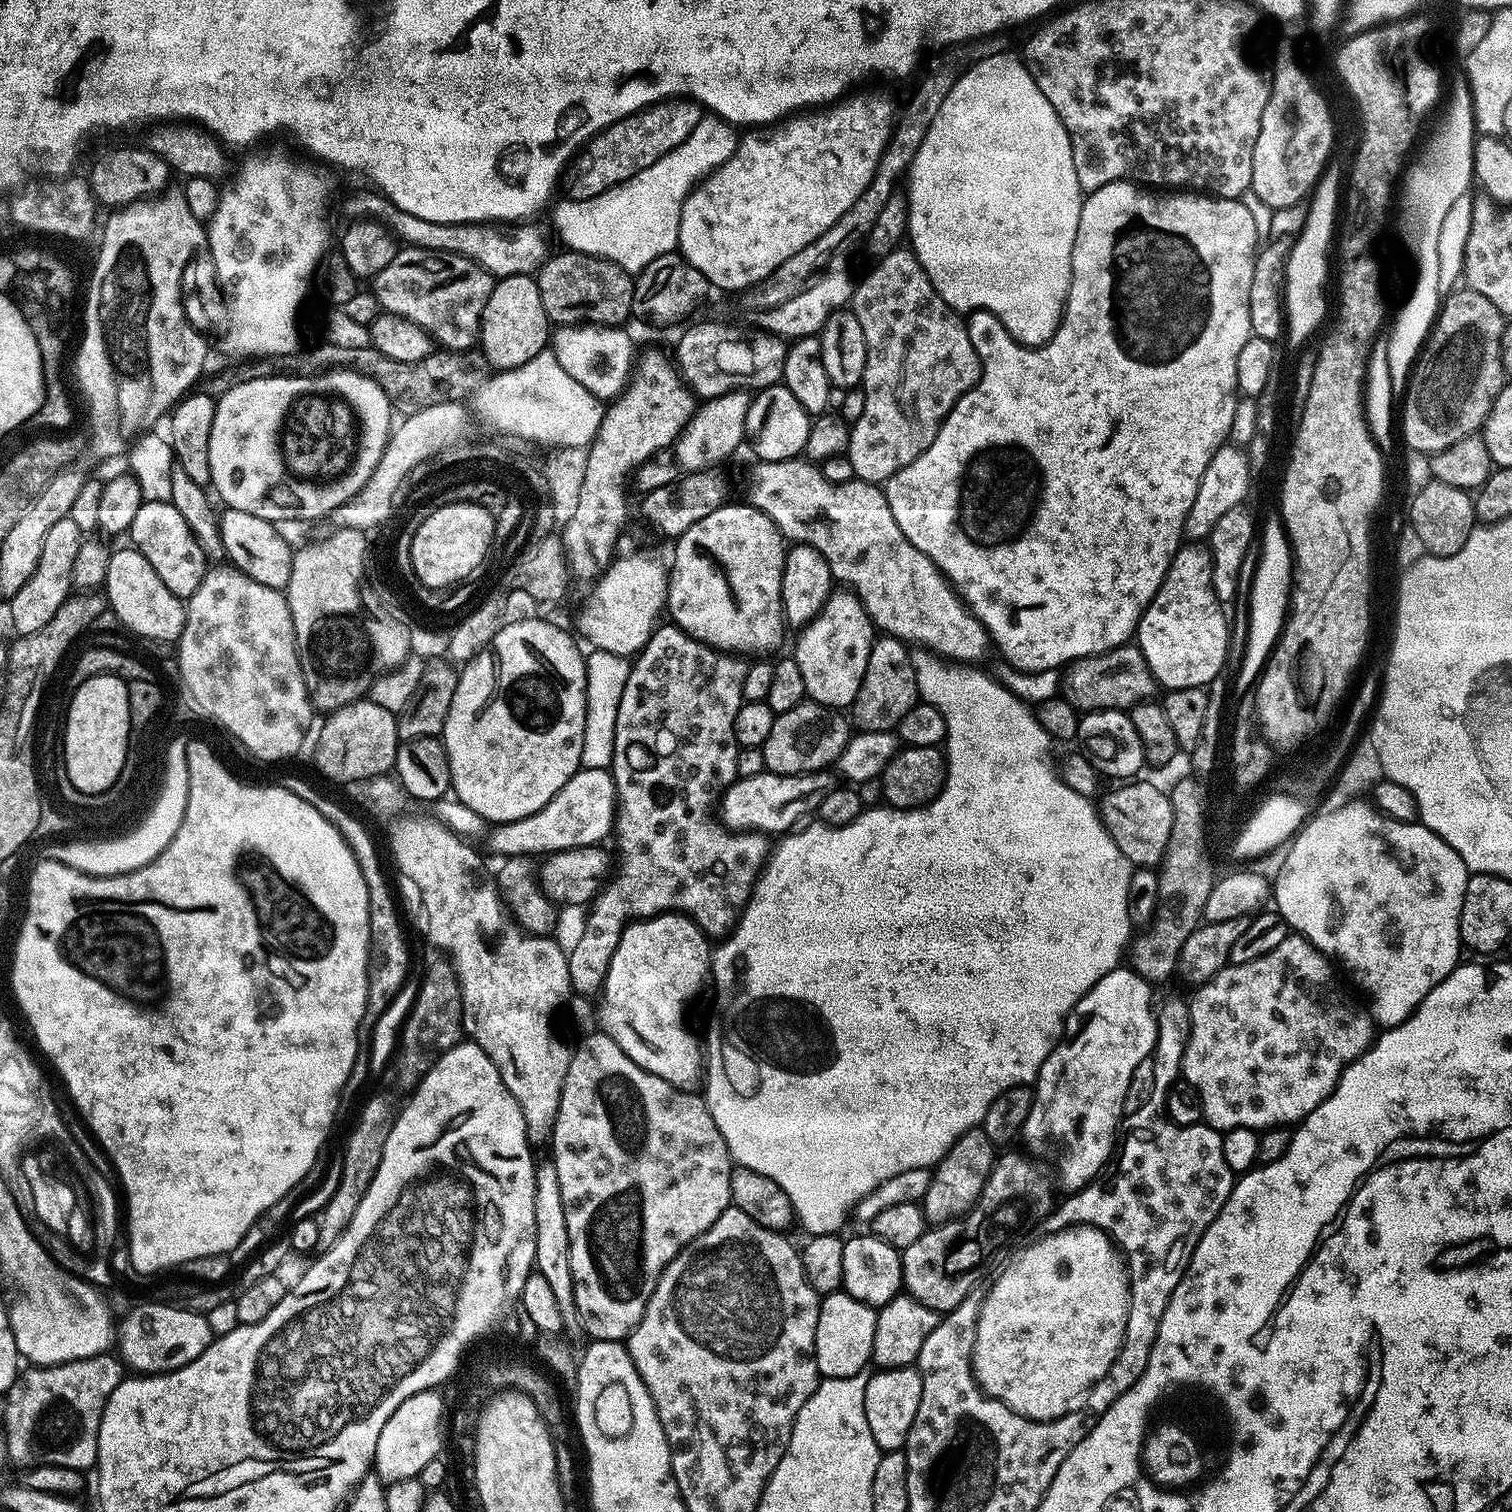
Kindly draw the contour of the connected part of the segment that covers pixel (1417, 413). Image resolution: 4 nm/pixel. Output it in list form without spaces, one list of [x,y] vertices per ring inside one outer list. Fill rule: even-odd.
[[[1479,290],[1448,292],[1444,296],[1428,339],[1420,349],[1407,380],[1404,400],[1404,440],[1416,452],[1435,454],[1462,442],[1462,438],[1477,435],[1506,383],[1504,363],[1501,360],[1501,334],[1504,316]]]

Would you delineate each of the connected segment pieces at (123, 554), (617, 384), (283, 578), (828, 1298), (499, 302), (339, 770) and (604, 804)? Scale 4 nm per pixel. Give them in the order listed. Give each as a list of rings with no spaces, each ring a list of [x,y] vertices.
[[[125,546],[118,550],[116,548],[111,553],[102,588],[106,593],[106,604],[110,612],[130,631],[137,632],[148,640],[179,641],[185,625],[185,601],[166,590],[166,582],[158,578],[154,566],[146,562],[146,558],[138,549]]]
[[[582,324],[579,326],[562,326],[556,330],[554,353],[574,381],[582,386],[601,402],[611,402],[619,396],[630,383],[634,372],[634,345],[627,337],[625,329],[620,326],[601,326]]]
[[[225,507],[223,511],[219,513],[219,518],[225,557],[254,582],[262,582],[271,588],[287,589],[294,548],[284,541],[283,534],[279,532],[281,529],[273,521],[258,518],[258,514],[246,514],[246,510]]]
[[[843,1290],[829,1292],[821,1299],[818,1330],[814,1334],[816,1365],[821,1377],[850,1378],[869,1367],[870,1361],[866,1358],[866,1354],[872,1354],[874,1346],[876,1313],[877,1309],[864,1304]]]
[[[531,275],[505,276],[495,283],[481,316],[478,341],[493,369],[517,368],[547,347],[548,342],[541,332],[544,328],[543,316],[536,312],[539,304],[539,292]]]
[[[365,698],[355,700],[339,708],[337,712],[327,713],[324,725],[320,728],[320,737],[316,740],[316,768],[328,780],[337,780],[348,784],[351,780],[367,782],[373,776],[386,776],[395,769],[396,751],[400,749],[401,738],[398,732],[397,713],[386,710],[377,702]]]
[[[581,768],[567,780],[562,790],[537,812],[500,825],[492,834],[492,848],[497,857],[535,857],[536,852],[551,854],[563,849],[599,845],[615,825],[618,797],[611,771],[605,768]]]

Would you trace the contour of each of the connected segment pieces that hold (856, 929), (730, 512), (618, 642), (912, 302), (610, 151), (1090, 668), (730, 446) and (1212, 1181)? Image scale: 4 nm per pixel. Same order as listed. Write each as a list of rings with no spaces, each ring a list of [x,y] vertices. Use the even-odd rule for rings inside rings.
[[[927,650],[913,651],[912,665],[916,676],[932,676],[932,678],[916,678],[917,693],[932,692],[932,700],[940,700],[940,705],[935,711],[939,713],[938,716],[944,719],[942,727],[945,734],[942,741],[942,752],[948,759],[946,764],[947,775],[944,778],[943,788],[937,792],[933,800],[927,801],[923,806],[908,806],[910,808],[906,809],[905,812],[898,813],[897,816],[895,810],[892,809],[895,807],[892,806],[884,806],[888,808],[869,807],[861,812],[858,818],[854,818],[854,822],[843,824],[837,828],[823,822],[815,822],[816,824],[812,824],[808,828],[808,841],[798,841],[796,848],[792,848],[792,844],[788,840],[782,841],[777,848],[775,845],[771,849],[764,867],[760,869],[760,875],[757,876],[755,884],[752,885],[752,892],[748,895],[748,903],[745,904],[743,912],[740,913],[731,931],[727,933],[726,939],[720,942],[725,942],[725,944],[720,944],[717,948],[715,945],[710,956],[710,980],[711,983],[716,983],[714,1007],[718,1009],[720,1014],[740,1014],[740,1020],[748,1020],[746,1034],[748,1034],[748,1038],[752,1038],[752,1046],[756,1050],[756,1056],[760,1058],[760,1060],[752,1060],[752,1064],[756,1068],[756,1076],[762,1076],[762,1084],[760,1084],[760,1090],[748,1092],[748,1094],[754,1094],[754,1096],[750,1096],[746,1100],[740,1098],[740,1096],[736,1098],[736,1094],[732,1094],[732,1100],[724,1102],[724,1108],[726,1108],[724,1116],[720,1116],[720,1064],[716,1064],[716,1058],[720,1060],[720,1042],[718,1042],[720,1034],[716,1032],[716,1052],[706,1052],[706,1079],[702,1084],[704,1102],[708,1105],[708,1112],[714,1118],[714,1126],[718,1126],[733,1161],[741,1168],[753,1168],[758,1170],[758,1174],[766,1174],[774,1182],[778,1182],[778,1186],[782,1186],[782,1190],[786,1190],[786,1198],[790,1198],[795,1223],[797,1225],[800,1223],[808,1231],[807,1235],[809,1237],[831,1236],[839,1233],[841,1231],[839,1229],[840,1216],[846,1215],[848,1210],[854,1207],[863,1196],[871,1197],[876,1189],[883,1188],[884,1183],[890,1178],[895,1176],[904,1178],[907,1177],[907,1172],[916,1172],[920,1167],[929,1167],[928,1169],[931,1169],[939,1164],[941,1158],[950,1150],[950,1146],[954,1146],[954,1142],[958,1142],[958,1138],[962,1134],[966,1134],[971,1128],[983,1125],[986,1110],[990,1110],[990,1106],[1000,1095],[1010,1091],[1011,1088],[1035,1085],[1036,1075],[1040,1072],[1042,1062],[1046,1062],[1046,1058],[1056,1049],[1056,1045],[1060,1043],[1065,1035],[1064,1016],[1066,1020],[1066,1017],[1075,1008],[1076,1003],[1103,976],[1110,974],[1117,968],[1121,963],[1120,955],[1123,952],[1125,955],[1130,944],[1130,936],[1060,936],[1060,932],[1064,932],[1064,928],[1068,928],[1068,924],[1060,924],[1060,920],[1068,920],[1068,916],[1064,916],[1064,912],[1056,912],[1056,908],[1052,908],[1052,912],[1048,912],[1048,892],[1052,892],[1052,876],[1056,876],[1056,872],[1052,872],[1052,868],[1048,868],[1048,848],[1044,848],[1044,844],[1052,844],[1052,840],[1044,840],[1044,832],[1048,832],[1048,828],[1060,828],[1060,836],[1068,836],[1068,840],[1072,840],[1072,844],[1080,844],[1080,852],[1084,852],[1084,856],[1080,856],[1080,864],[1084,864],[1084,876],[1088,876],[1088,872],[1096,872],[1096,864],[1100,864],[1100,827],[1104,825],[1104,821],[1100,819],[1097,805],[1091,799],[1072,790],[1064,781],[1063,775],[1057,769],[1056,772],[1052,769],[1052,764],[1048,761],[1050,737],[1048,732],[1040,725],[1037,713],[1025,701],[1015,696],[1010,689],[1007,689],[1004,684],[1001,684],[999,680],[993,678],[989,673],[988,677],[986,673],[979,672],[979,667],[959,666],[954,662],[947,662]],[[999,736],[1005,736],[1004,744],[996,744],[992,748],[992,743]],[[1036,828],[1040,828],[1040,844],[1036,844],[1036,848],[1040,848],[1040,872],[1036,872],[1036,848],[1028,848],[1028,844],[1032,844],[1032,840],[1036,840]]]
[[[743,503],[721,504],[718,510],[706,514],[702,522],[694,522],[686,535],[701,540],[716,553],[716,563],[730,582],[738,606],[744,608],[744,616],[760,629],[760,636],[769,646],[775,646],[786,629],[784,607],[780,601],[786,541],[769,516],[752,507],[751,503]]]
[[[644,552],[622,556],[613,559],[604,575],[595,581],[596,589],[580,614],[580,624],[593,649],[632,658],[644,649],[658,627],[660,612],[662,616],[665,611],[669,569]]]
[[[901,246],[886,254],[886,258],[875,261],[871,267],[864,281],[853,290],[850,304],[850,310],[858,318],[858,326],[862,326],[862,334],[866,334],[867,352],[860,383],[862,415],[849,429],[846,455],[857,479],[884,484],[928,449],[937,436],[934,432],[934,436],[928,436],[916,420],[911,420],[908,400],[900,400],[899,390],[908,341],[916,328],[924,324],[928,308],[936,312],[942,298],[936,300],[938,294],[932,296],[936,285],[928,281],[915,252],[907,247]]]
[[[691,99],[665,100],[653,104],[643,112],[636,112],[633,116],[619,120],[617,124],[611,124],[592,137],[575,157],[571,172],[573,171],[572,176],[576,179],[576,188],[580,191],[577,193],[597,196],[646,170],[646,166],[654,166],[658,158],[670,154],[674,146],[686,142],[686,138],[690,138],[690,130],[694,130],[701,119],[701,107]]]
[[[1135,646],[1111,648],[1097,656],[1073,660],[1067,672],[1063,695],[1081,713],[1101,712],[1103,708],[1129,710],[1140,701],[1147,701],[1153,695],[1151,692],[1158,688],[1151,670],[1146,666],[1146,658]]]
[[[735,390],[722,393],[703,401],[680,432],[680,477],[691,472],[707,472],[715,469],[715,464],[728,460],[736,452],[740,443],[744,444],[747,412],[753,397],[747,391]]]
[[[1153,1098],[1136,1114],[1127,1116],[1122,1128],[1122,1143],[1118,1148],[1118,1160],[1120,1156],[1118,1175],[1139,1184],[1144,1190],[1168,1188],[1167,1203],[1174,1206],[1177,1213],[1188,1212],[1186,1240],[1189,1245],[1194,1246],[1200,1240],[1200,1235],[1214,1222],[1214,1218],[1220,1216],[1226,1198],[1232,1193],[1234,1173],[1230,1170],[1230,1166],[1226,1166],[1226,1157],[1222,1155],[1223,1135],[1206,1122],[1201,1122],[1194,1126],[1186,1126],[1186,1136],[1180,1136],[1180,1126],[1168,1119],[1163,1099],[1160,1098]]]

